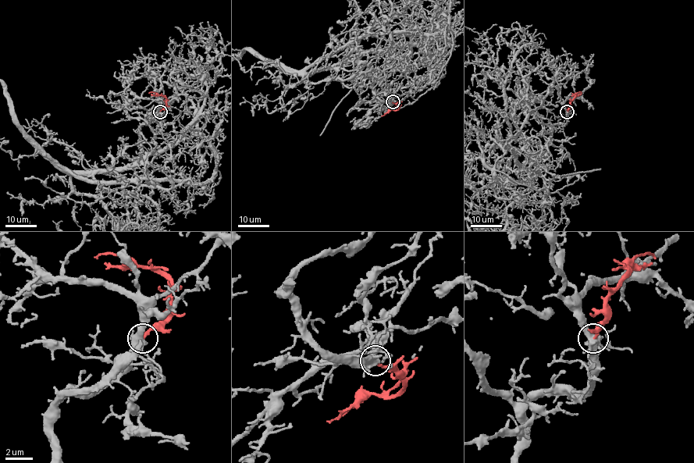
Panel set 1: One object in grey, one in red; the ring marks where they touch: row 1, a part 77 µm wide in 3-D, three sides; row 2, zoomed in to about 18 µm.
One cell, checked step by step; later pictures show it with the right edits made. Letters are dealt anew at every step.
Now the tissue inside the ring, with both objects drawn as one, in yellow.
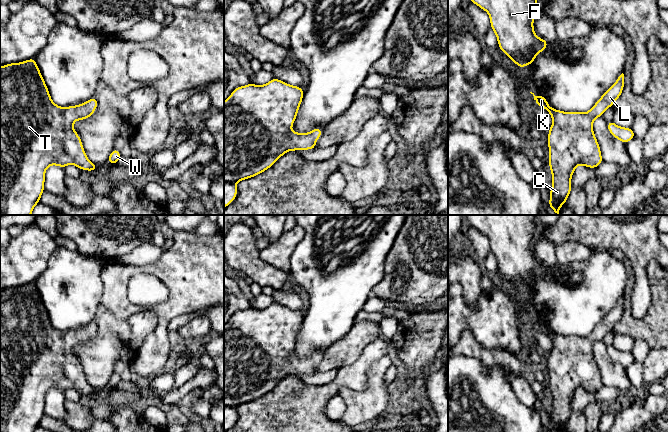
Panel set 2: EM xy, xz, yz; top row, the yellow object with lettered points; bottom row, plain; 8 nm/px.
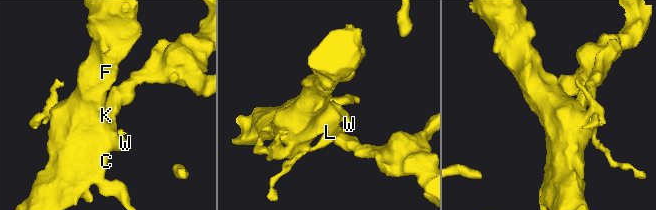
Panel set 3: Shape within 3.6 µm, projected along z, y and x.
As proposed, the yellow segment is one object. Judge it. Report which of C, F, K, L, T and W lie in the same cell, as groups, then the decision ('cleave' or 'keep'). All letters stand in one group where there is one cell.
C F K L T W; keep

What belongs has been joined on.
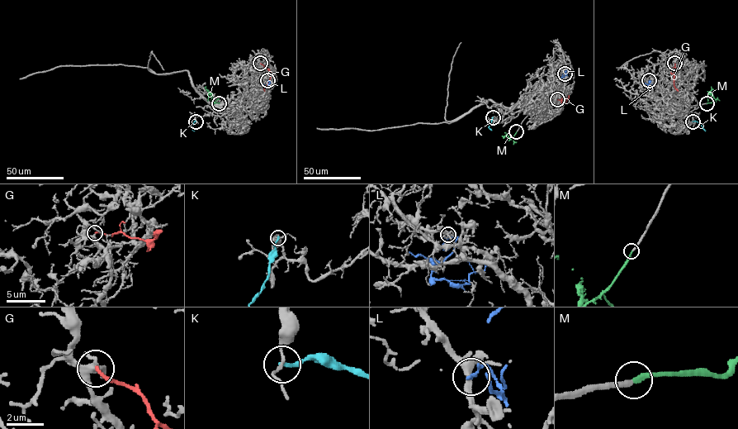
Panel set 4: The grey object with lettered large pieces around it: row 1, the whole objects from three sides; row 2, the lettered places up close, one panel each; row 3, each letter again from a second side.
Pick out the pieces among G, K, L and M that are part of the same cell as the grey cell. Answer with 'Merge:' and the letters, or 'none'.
Merge: M

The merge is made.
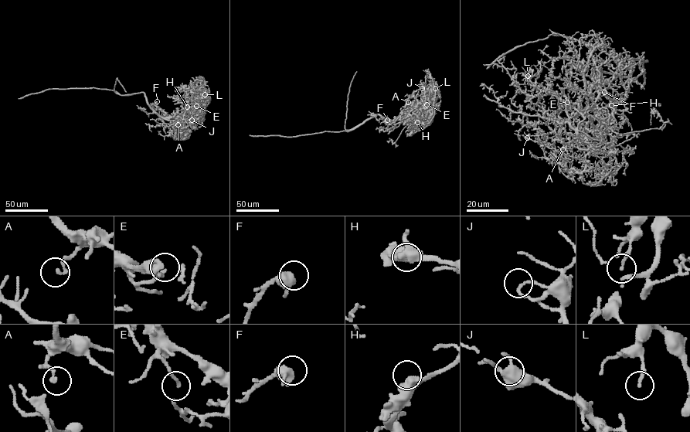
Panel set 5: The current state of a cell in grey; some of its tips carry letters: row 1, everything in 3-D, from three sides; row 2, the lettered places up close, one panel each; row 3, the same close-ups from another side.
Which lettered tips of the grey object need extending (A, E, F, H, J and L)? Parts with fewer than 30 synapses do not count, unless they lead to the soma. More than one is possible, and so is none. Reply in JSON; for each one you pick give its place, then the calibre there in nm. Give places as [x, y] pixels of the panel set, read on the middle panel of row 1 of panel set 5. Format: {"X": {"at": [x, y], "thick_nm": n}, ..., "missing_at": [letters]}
{"missing_at": []}

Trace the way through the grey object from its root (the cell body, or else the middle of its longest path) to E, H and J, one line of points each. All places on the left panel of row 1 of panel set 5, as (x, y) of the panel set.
E: (144, 93), (148, 104), (168, 120), (200, 120), (204, 113), (196, 106)
H: (144, 93), (147, 103), (163, 117), (178, 117), (192, 109), (187, 107)
J: (144, 93), (147, 103), (164, 118), (188, 121), (193, 127), (195, 124), (192, 120)

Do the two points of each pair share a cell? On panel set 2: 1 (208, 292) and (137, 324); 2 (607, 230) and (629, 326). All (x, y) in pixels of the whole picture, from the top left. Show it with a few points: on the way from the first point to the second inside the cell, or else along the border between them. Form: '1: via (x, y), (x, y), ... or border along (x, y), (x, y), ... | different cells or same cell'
1: border along (150, 308), (156, 314), (157, 326), (145, 337) | different cells
2: border along (649, 289), (649, 308), (641, 318), (636, 319) | different cells

